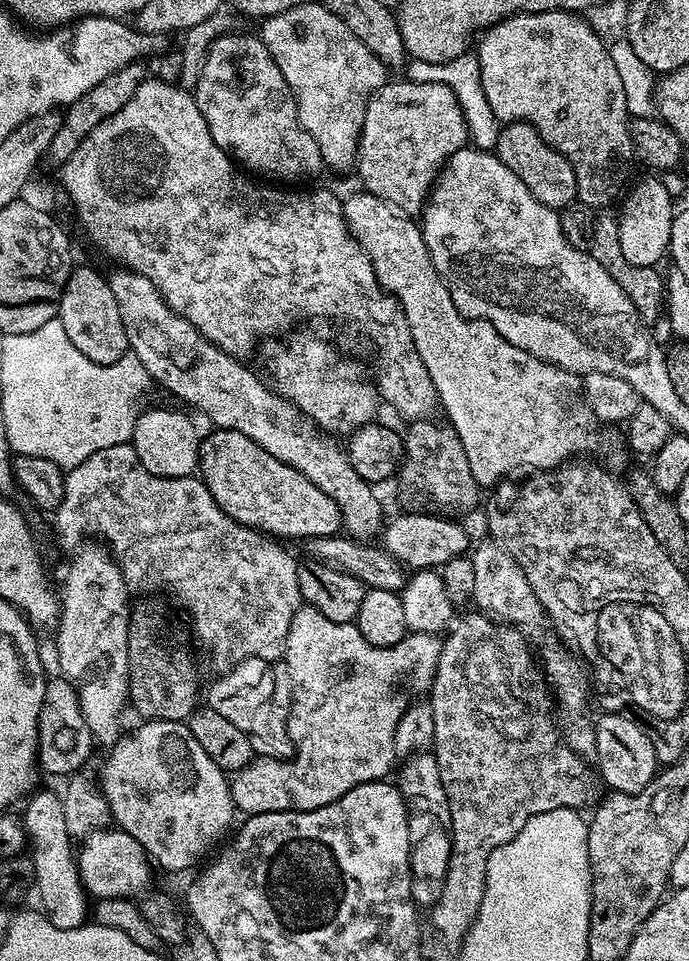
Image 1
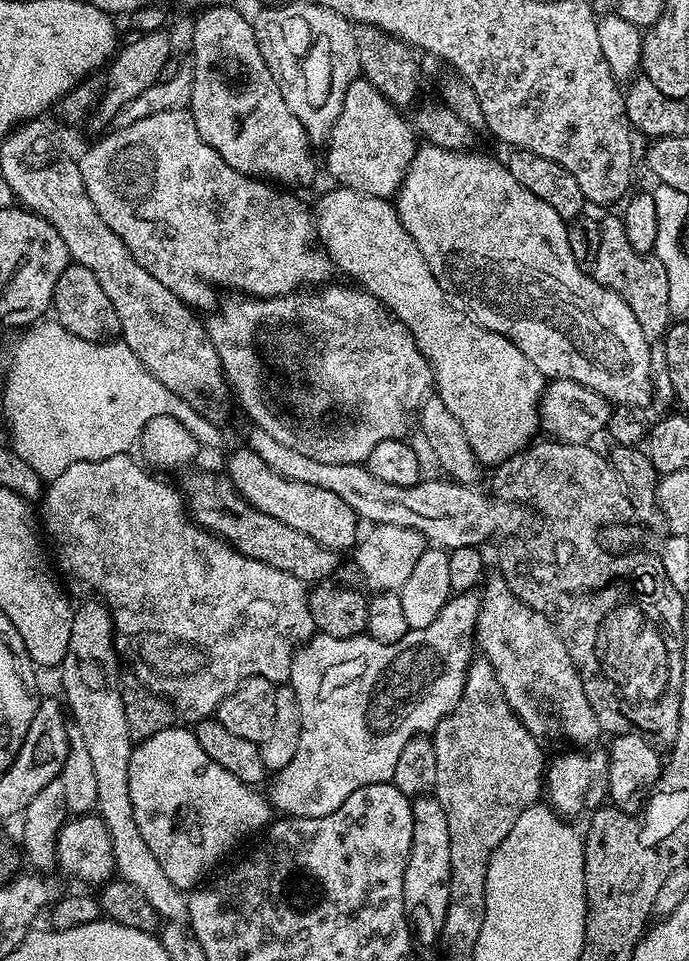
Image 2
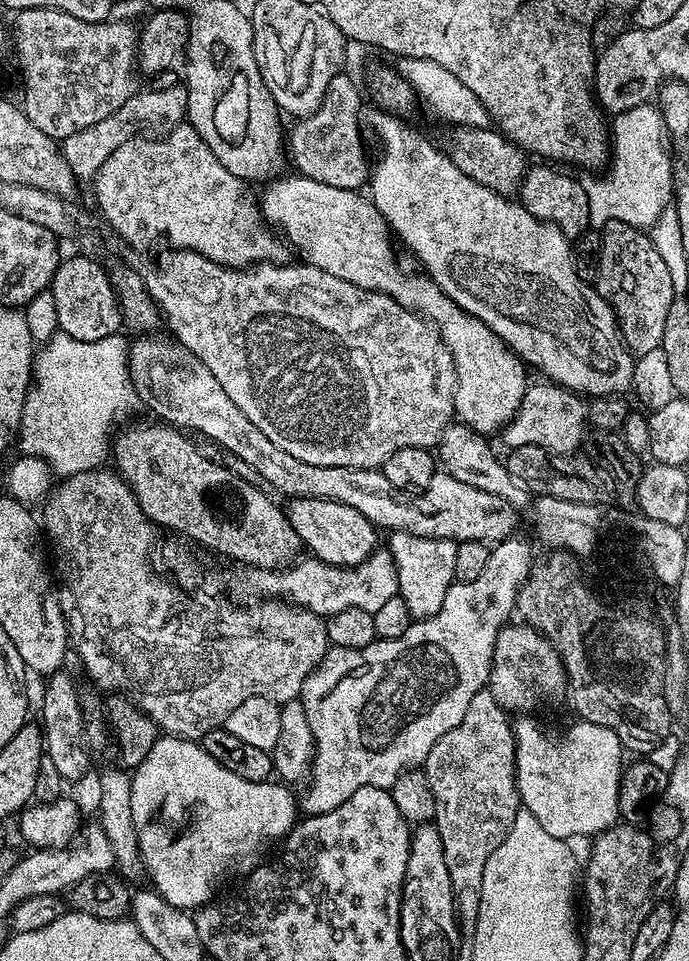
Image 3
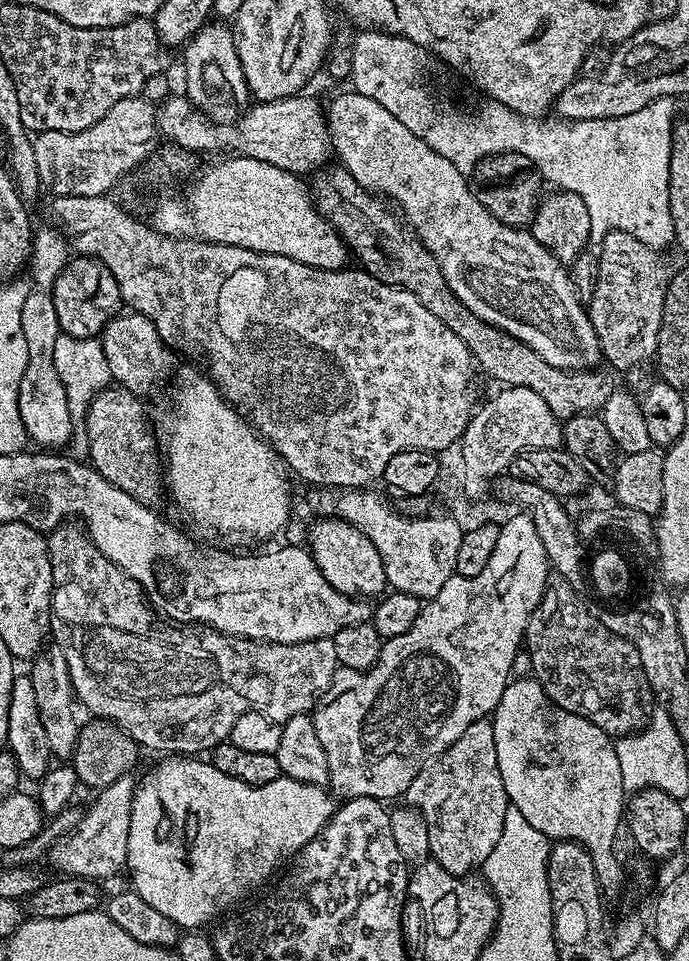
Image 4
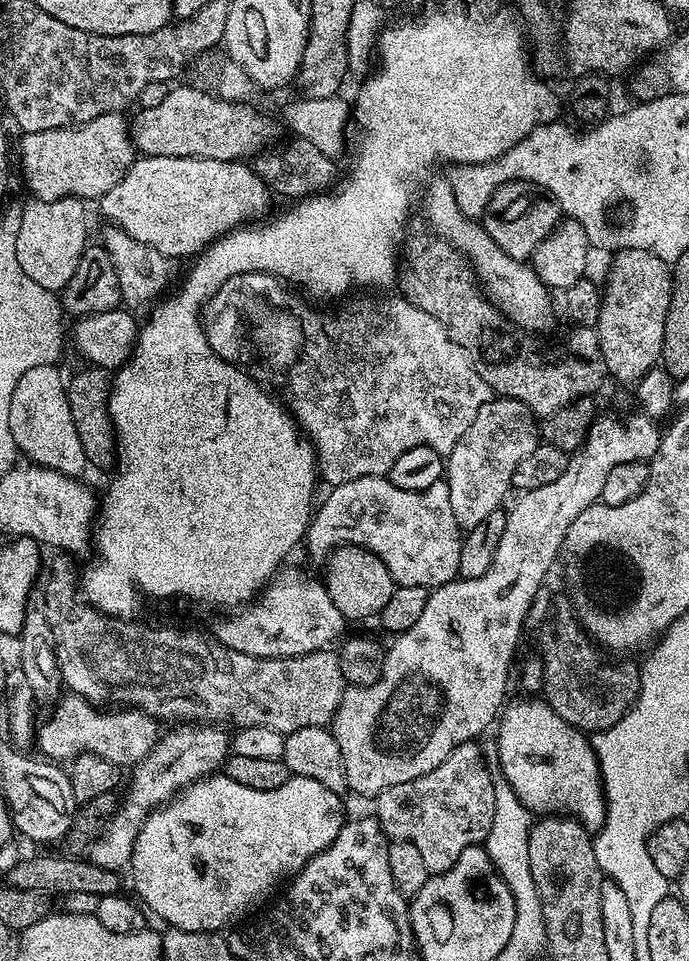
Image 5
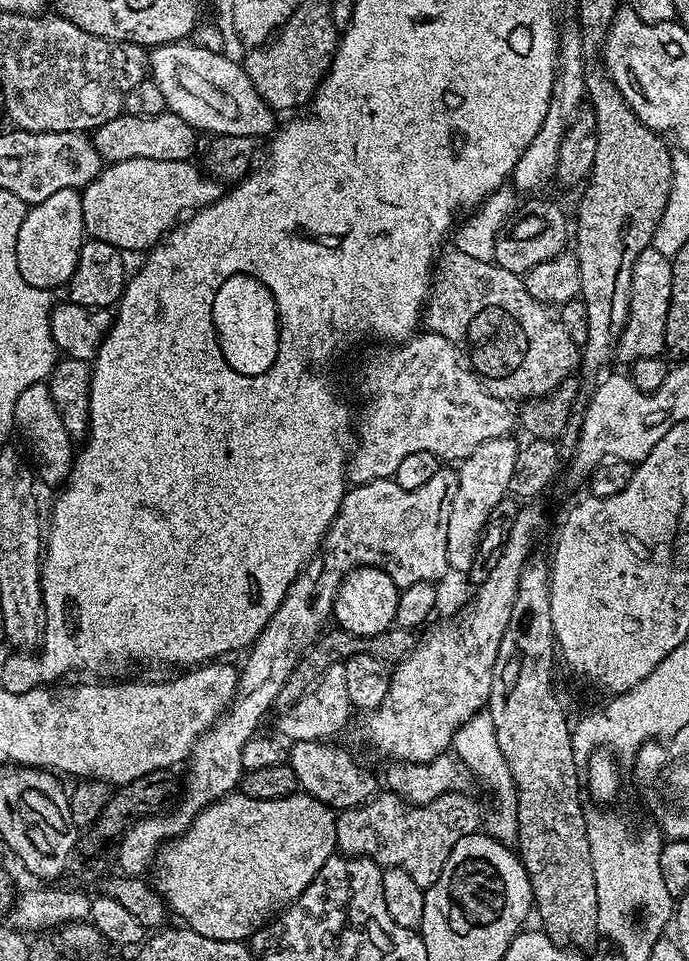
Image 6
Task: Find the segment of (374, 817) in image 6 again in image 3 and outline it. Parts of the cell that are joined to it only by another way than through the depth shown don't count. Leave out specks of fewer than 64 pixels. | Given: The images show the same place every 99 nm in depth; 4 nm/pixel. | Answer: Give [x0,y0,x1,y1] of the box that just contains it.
[422,690,522,938]

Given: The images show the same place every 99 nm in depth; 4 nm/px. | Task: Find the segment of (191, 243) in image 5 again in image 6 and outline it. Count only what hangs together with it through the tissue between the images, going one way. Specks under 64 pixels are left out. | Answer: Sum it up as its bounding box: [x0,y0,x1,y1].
[80,158,221,254]

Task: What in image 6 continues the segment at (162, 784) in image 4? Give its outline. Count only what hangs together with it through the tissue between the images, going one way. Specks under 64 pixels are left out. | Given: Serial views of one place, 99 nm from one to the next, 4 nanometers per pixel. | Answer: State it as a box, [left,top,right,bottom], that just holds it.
[154,794,337,941]

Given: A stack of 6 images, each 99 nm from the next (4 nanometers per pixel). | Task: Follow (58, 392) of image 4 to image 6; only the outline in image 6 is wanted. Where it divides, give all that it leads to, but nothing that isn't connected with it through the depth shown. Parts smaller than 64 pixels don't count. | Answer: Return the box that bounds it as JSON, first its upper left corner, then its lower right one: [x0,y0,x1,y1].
[15,381,76,488]

